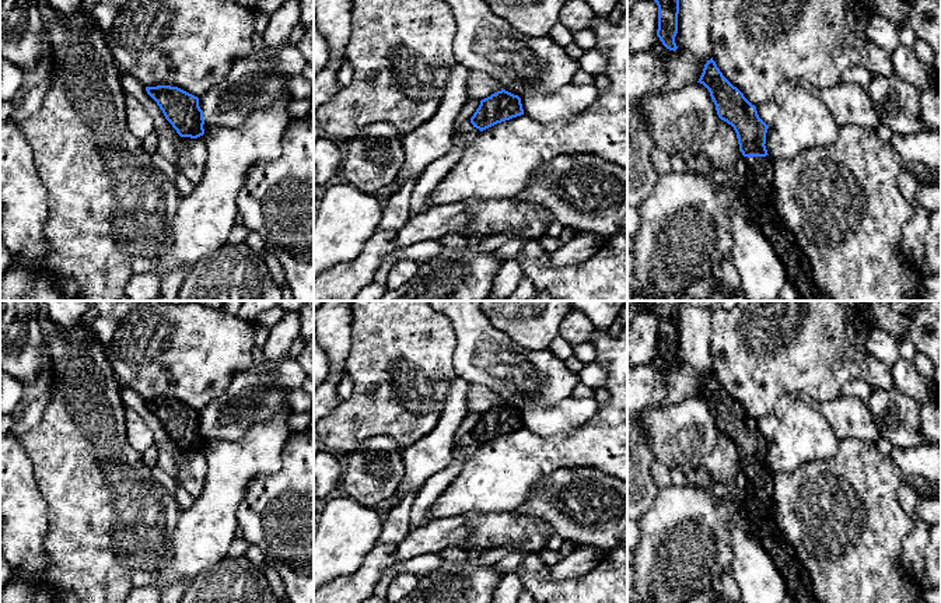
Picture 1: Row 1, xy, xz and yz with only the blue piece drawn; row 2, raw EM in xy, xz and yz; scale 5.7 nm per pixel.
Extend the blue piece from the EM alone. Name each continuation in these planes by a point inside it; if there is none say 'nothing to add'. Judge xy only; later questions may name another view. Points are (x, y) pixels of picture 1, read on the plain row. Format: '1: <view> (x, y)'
nothing to add

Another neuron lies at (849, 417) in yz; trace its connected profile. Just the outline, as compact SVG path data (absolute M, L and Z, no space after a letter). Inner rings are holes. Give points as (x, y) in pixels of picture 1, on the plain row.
M840 395L832 402L821 402L815 406L828 420L839 441L858 438L877 442L881 437L867 403L861 399Z

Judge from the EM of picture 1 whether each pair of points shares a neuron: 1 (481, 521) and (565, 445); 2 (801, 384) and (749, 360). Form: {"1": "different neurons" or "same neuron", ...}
{"1": "different neurons", "2": "same neuron"}

